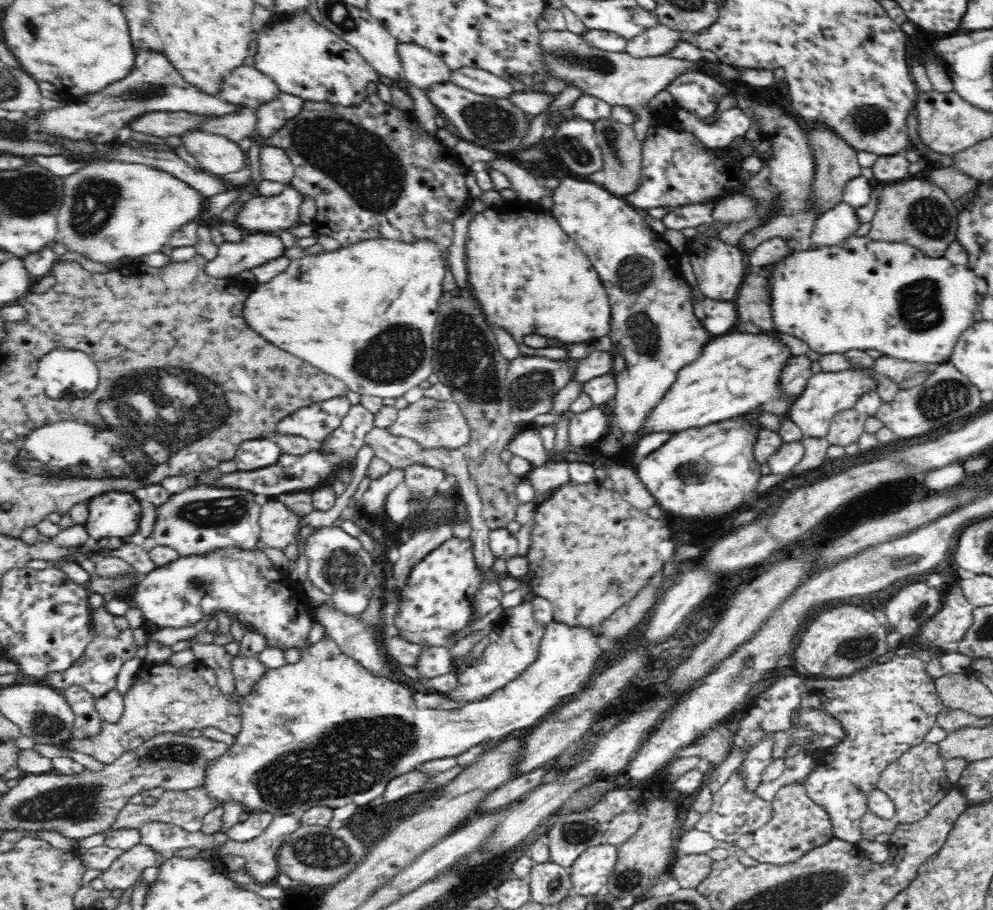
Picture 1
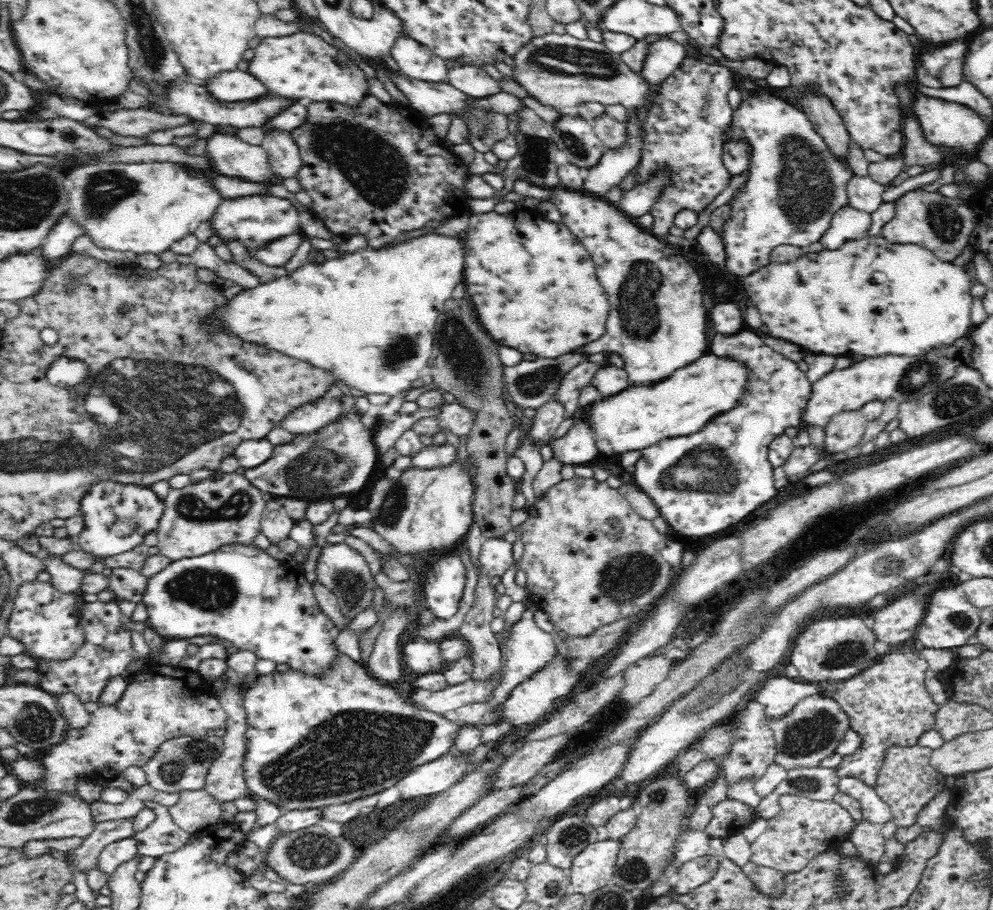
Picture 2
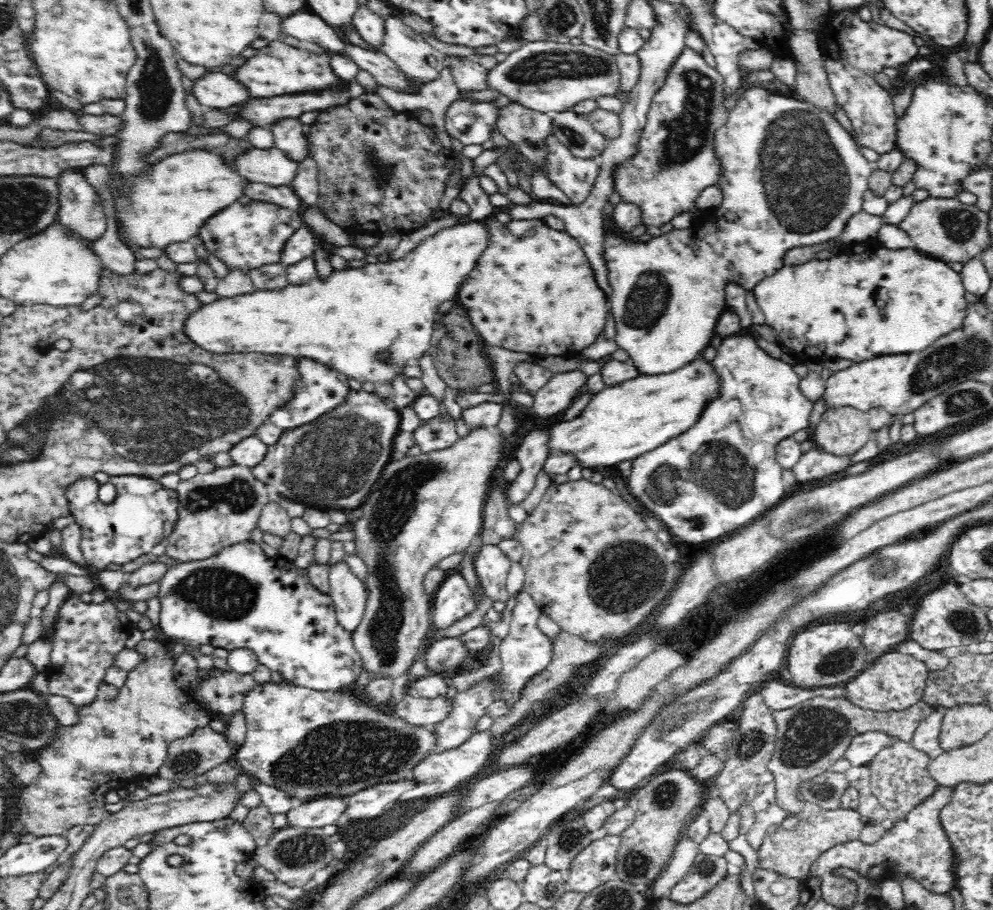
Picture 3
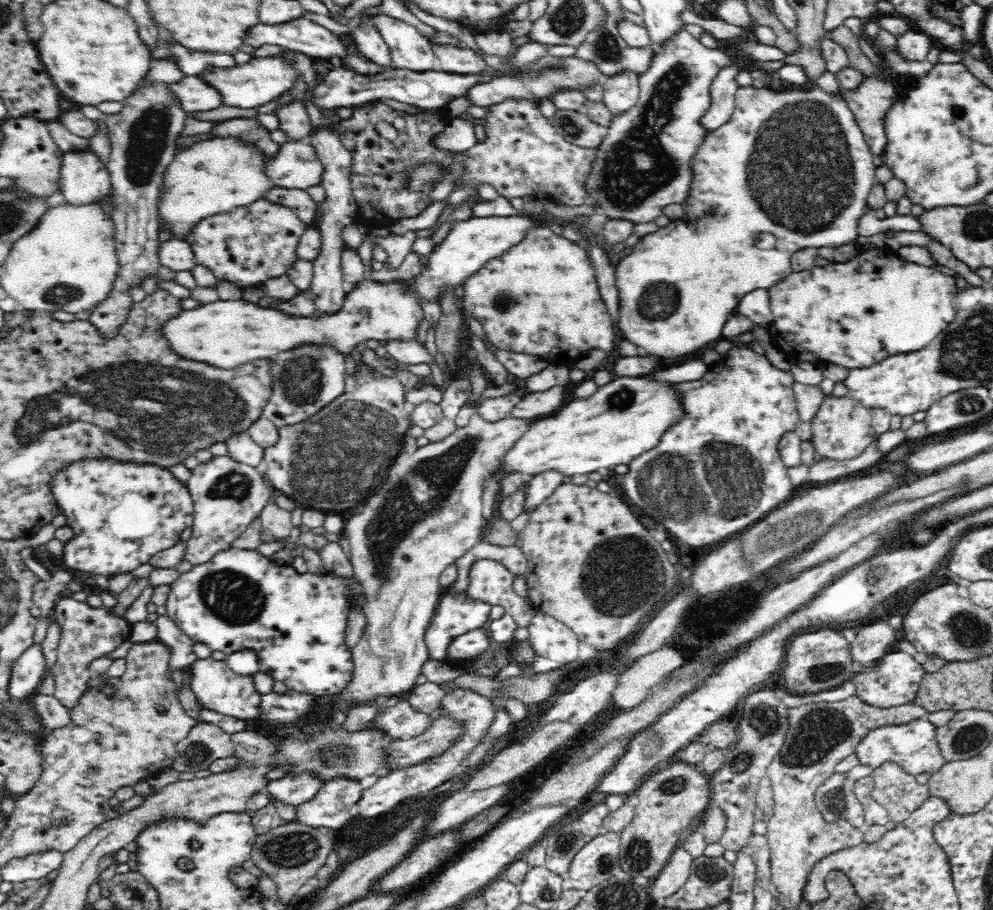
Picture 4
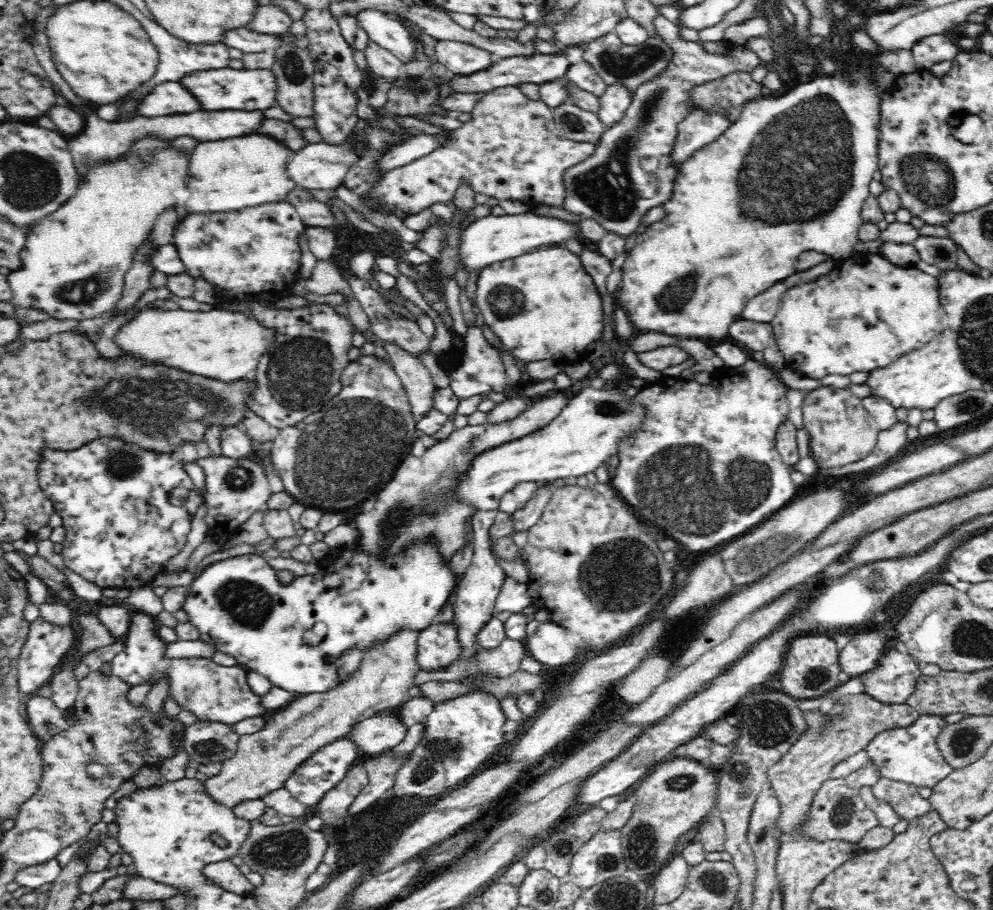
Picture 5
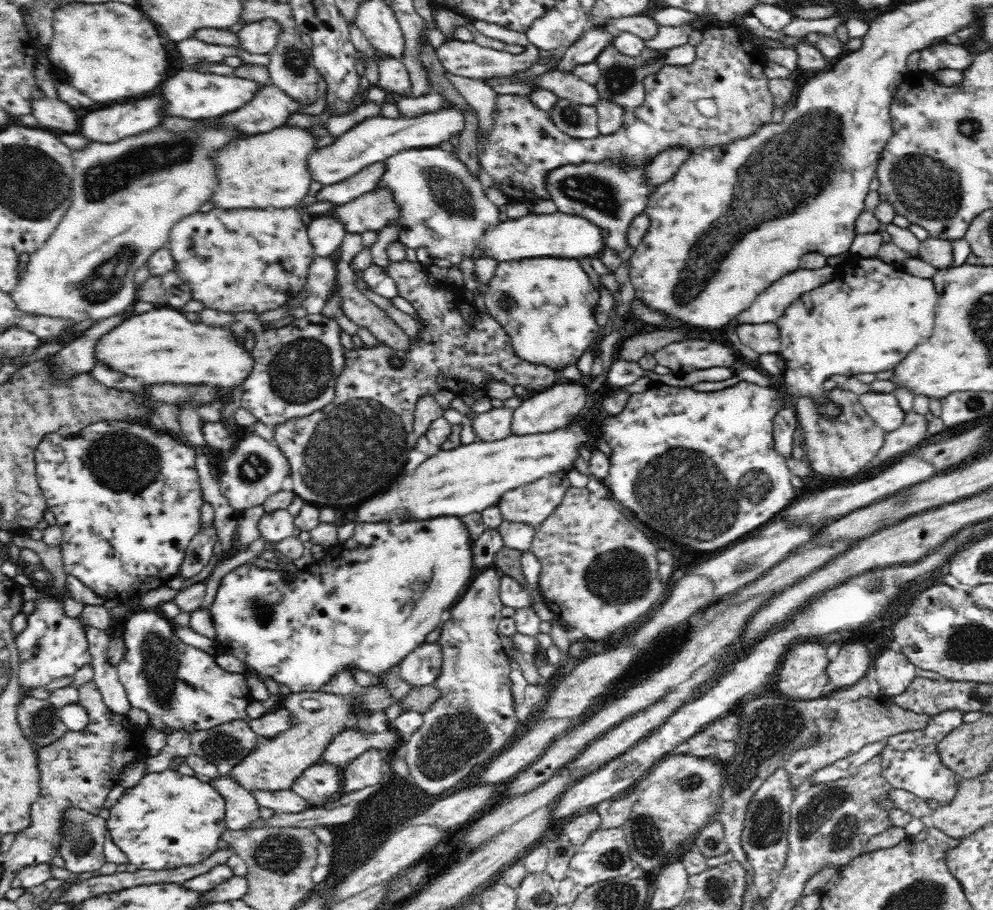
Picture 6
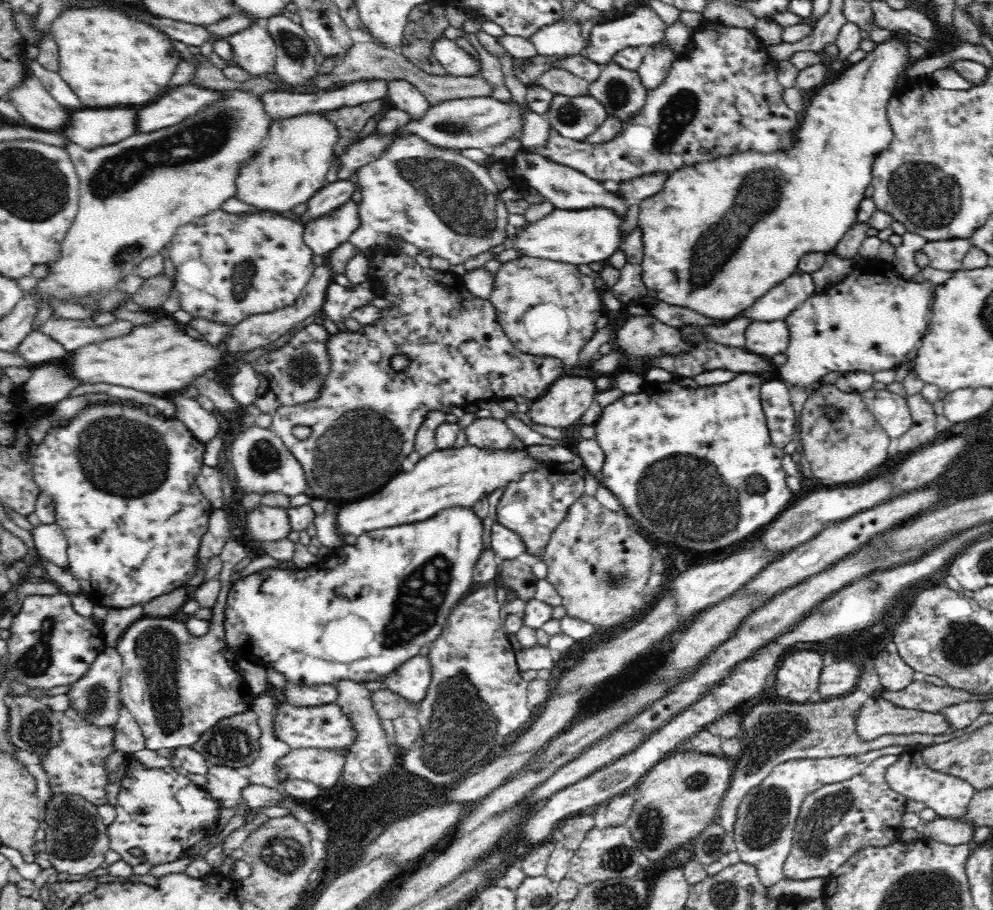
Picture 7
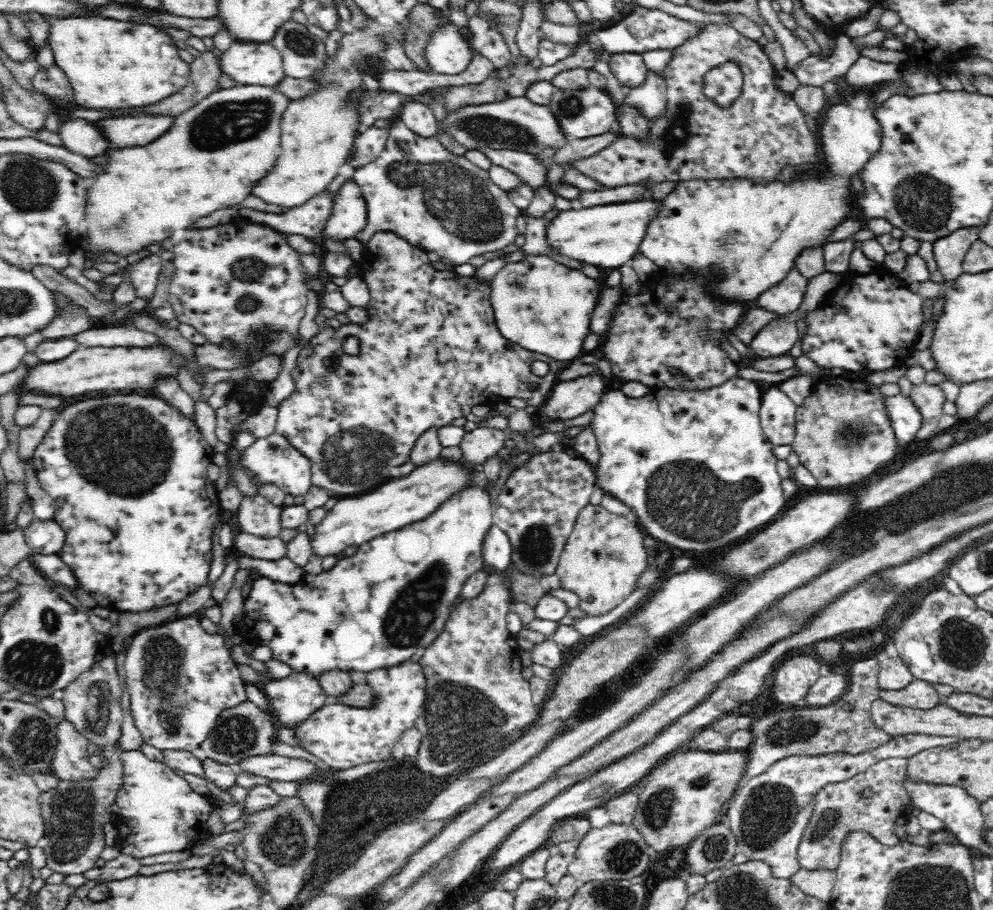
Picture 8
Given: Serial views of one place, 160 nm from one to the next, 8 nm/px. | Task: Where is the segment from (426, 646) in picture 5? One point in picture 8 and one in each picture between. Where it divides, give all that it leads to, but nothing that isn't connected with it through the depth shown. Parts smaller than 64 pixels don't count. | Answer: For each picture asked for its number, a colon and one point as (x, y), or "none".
6: (422, 666)
7: (411, 679)
8: (342, 737)

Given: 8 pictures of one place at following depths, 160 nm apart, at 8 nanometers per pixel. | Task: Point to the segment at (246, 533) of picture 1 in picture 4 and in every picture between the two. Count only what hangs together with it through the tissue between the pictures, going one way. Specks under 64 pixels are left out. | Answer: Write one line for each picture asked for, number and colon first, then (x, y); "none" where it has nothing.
2: (201, 517)
3: (217, 509)
4: (227, 496)

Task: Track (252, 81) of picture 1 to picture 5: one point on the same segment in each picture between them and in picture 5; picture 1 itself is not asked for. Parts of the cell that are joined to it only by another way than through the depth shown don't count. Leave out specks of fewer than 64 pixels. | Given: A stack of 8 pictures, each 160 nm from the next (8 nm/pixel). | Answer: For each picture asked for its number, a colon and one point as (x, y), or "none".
2: (231, 86)
3: (215, 90)
4: (196, 94)
5: (167, 98)

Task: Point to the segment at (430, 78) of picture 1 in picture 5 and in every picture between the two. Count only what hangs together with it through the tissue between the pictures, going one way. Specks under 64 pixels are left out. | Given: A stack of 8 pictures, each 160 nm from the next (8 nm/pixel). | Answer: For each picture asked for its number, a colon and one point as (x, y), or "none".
2: (416, 61)
3: (414, 56)
4: (409, 50)
5: (381, 27)

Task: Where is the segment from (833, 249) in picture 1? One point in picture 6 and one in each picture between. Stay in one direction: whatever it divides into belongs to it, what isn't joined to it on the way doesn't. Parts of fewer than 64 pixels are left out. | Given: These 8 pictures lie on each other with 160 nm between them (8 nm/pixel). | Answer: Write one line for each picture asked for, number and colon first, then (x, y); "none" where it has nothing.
2: (871, 297)
3: (866, 301)
4: (853, 314)
5: (860, 316)
6: (870, 315)

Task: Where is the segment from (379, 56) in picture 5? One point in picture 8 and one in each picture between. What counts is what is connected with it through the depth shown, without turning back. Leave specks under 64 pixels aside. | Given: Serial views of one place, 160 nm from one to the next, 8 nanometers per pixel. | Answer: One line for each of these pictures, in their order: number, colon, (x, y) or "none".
6: (392, 74)
7: (400, 93)
8: (418, 116)

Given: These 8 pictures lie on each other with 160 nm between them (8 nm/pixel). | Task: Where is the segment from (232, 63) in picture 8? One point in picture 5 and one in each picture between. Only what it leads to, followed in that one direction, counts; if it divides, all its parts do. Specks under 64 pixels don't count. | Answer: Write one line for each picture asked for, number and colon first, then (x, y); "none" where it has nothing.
5: (269, 18)
6: (261, 36)
7: (254, 49)

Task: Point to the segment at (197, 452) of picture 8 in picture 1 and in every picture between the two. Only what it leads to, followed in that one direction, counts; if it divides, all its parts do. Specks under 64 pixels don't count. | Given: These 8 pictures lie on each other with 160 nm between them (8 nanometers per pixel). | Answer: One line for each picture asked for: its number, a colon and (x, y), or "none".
1: (114, 514)
2: (117, 516)
3: (143, 513)
4: (121, 514)
5: (127, 511)
6: (127, 497)
7: (121, 478)

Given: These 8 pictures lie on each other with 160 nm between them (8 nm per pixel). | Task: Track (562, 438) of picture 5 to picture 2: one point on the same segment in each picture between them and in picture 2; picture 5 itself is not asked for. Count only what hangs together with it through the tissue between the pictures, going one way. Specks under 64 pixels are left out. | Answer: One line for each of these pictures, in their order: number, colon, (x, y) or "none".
2: (635, 418)
3: (621, 423)
4: (627, 417)

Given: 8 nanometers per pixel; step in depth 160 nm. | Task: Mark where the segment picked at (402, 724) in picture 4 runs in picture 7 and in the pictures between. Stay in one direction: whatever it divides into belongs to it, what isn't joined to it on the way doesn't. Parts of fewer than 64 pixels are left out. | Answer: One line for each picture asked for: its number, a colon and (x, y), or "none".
5: (378, 734)
6: (348, 745)
7: (324, 766)

